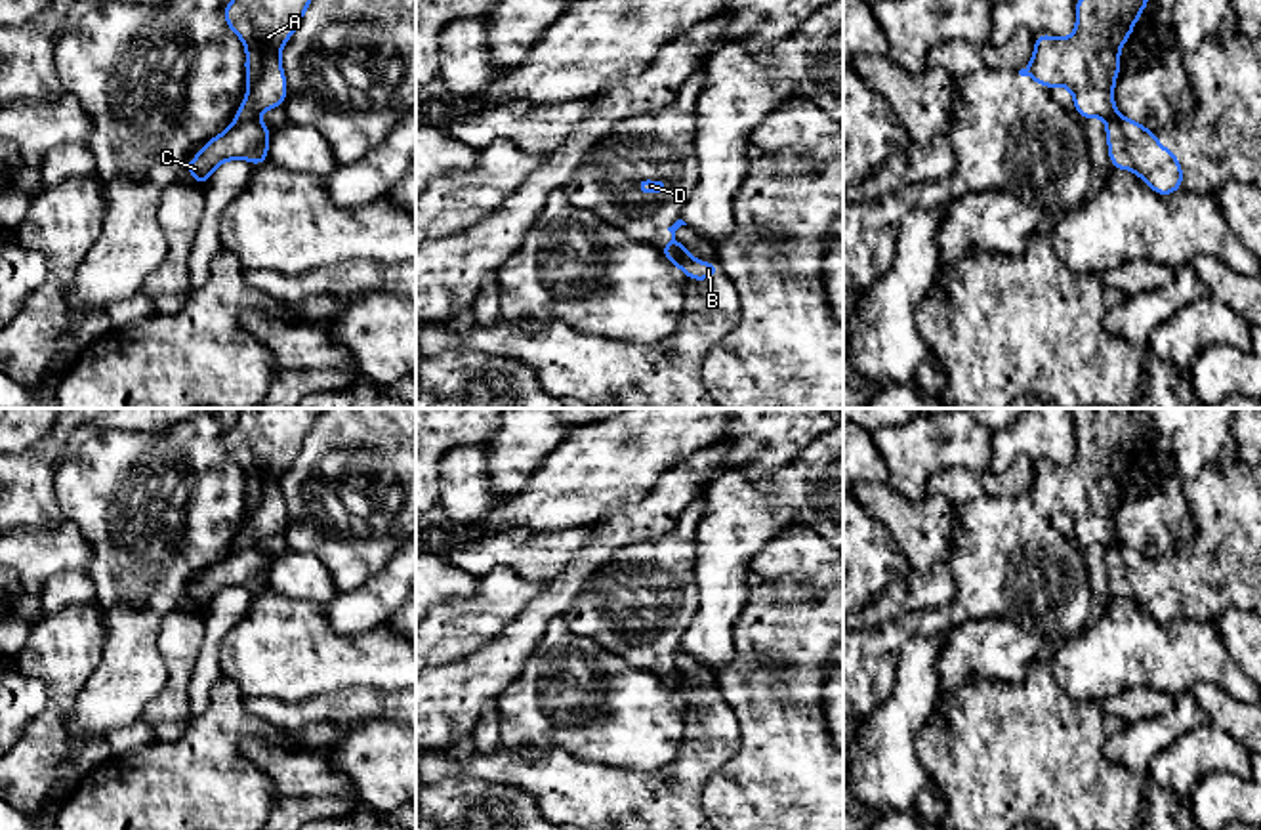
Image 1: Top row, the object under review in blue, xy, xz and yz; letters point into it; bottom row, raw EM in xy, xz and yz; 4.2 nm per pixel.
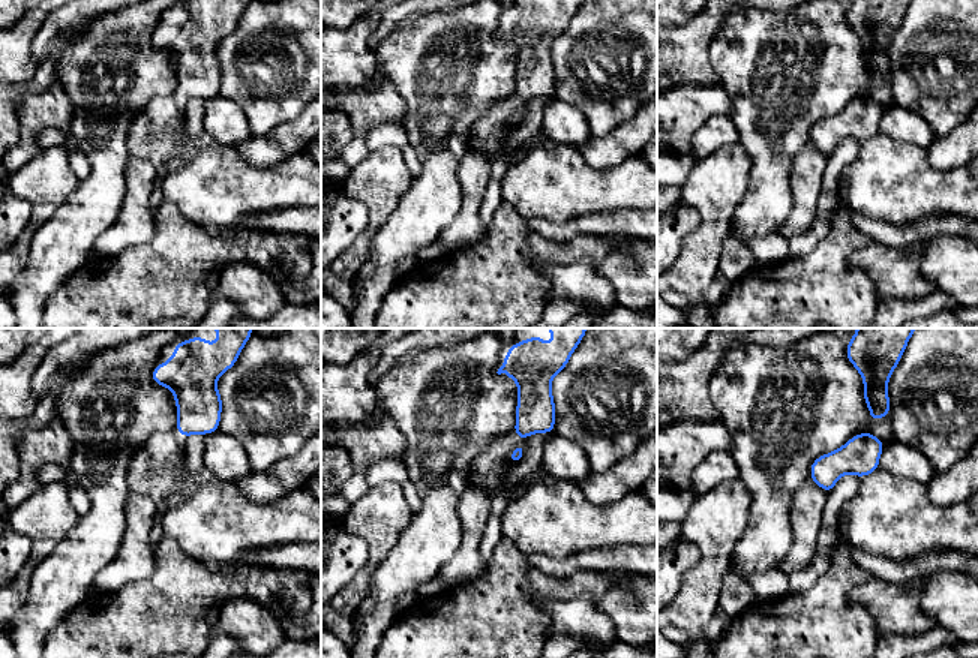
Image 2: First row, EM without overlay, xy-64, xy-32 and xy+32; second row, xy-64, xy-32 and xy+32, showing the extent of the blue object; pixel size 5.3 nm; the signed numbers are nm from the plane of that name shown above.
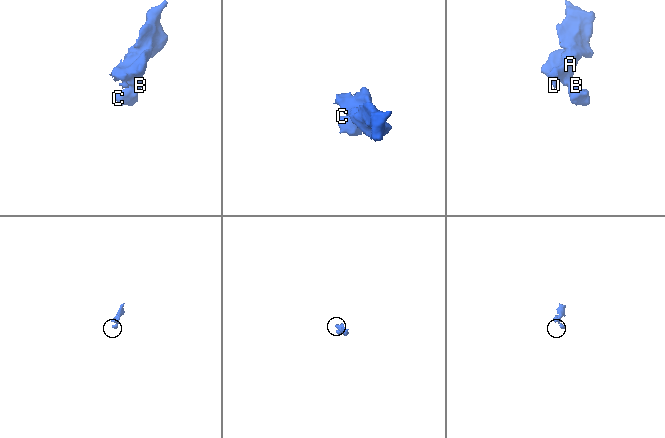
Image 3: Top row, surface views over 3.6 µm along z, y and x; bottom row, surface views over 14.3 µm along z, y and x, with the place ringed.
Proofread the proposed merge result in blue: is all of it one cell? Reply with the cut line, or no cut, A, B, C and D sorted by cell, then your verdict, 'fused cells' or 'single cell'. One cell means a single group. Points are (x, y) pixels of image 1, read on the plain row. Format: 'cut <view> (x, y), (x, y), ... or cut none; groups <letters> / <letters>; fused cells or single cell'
cut xy (256, 542), (235, 546); groups A D / B C; fused cells

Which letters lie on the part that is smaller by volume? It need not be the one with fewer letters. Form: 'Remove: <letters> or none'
Remove: B, C

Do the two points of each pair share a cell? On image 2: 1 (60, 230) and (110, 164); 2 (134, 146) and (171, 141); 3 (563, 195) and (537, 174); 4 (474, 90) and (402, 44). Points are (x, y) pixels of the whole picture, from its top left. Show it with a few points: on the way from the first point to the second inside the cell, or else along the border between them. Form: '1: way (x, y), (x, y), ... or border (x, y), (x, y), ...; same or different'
1: way (77, 213), (107, 180); same
2: way (143, 149), (162, 149); same
3: way (557, 189), (548, 186), (543, 180); same
4: way (456, 72), (437, 60), (420, 60); same

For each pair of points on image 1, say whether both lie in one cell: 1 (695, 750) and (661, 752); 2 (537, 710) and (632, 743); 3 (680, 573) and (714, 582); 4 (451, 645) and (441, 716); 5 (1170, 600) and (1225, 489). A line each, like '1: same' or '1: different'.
1: different
2: same
3: different
4: different
5: same

